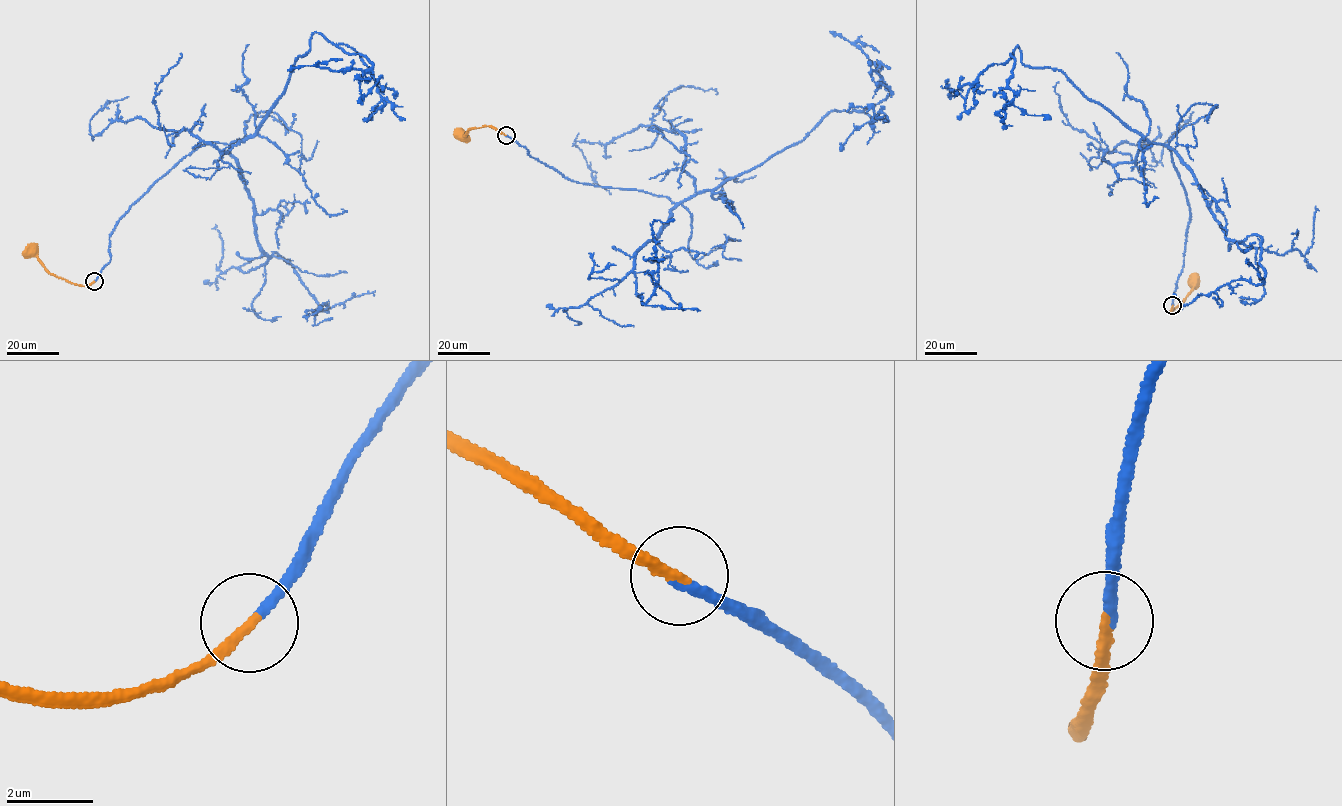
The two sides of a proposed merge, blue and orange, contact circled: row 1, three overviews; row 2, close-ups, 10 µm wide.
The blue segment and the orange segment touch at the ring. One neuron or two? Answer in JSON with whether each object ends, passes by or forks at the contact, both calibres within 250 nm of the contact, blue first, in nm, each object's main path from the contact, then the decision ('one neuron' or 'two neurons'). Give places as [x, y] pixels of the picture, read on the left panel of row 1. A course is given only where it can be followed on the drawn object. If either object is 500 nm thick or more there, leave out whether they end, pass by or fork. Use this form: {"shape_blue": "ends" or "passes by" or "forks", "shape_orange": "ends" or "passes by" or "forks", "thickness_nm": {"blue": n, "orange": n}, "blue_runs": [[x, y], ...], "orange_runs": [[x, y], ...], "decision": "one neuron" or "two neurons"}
{"shape_blue": "ends", "shape_orange": "ends", "thickness_nm": {"blue": 200, "orange": 240}, "blue_runs": [[94, 281], [120, 217], [159, 178], [200, 147], [255, 135], [314, 33], [373, 66], [287, 70]], "orange_runs": [[94, 281], [80, 286], [57, 277], [45, 268], [32, 246], [31, 249]], "decision": "one neuron"}

